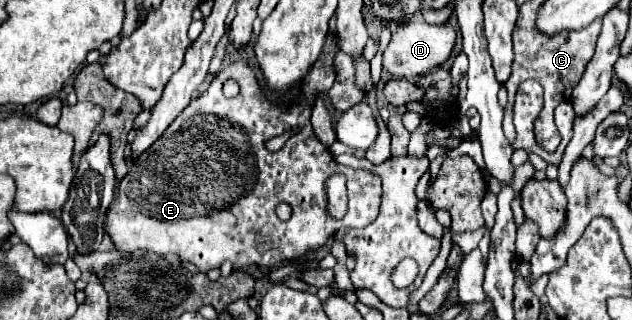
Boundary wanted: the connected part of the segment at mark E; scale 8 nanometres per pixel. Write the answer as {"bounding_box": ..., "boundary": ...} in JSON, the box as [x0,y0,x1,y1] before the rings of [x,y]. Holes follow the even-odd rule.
{"bounding_box":[105,62,383,272],"boundary":[[[235,62],[223,68],[213,82],[175,118],[167,132],[131,162],[127,176],[121,178],[117,198],[105,216],[105,236],[109,236],[113,250],[123,254],[135,254],[139,250],[153,254],[177,254],[183,262],[191,262],[201,272],[219,268],[225,260],[229,260],[235,268],[243,268],[247,264],[275,266],[283,260],[301,258],[307,252],[321,248],[339,228],[369,226],[379,212],[383,194],[381,178],[369,170],[355,170],[337,164],[329,148],[317,142],[309,116],[309,102],[277,108],[265,100],[253,70],[245,62]],[[229,78],[233,78],[241,90],[233,98],[223,94],[223,84]],[[289,130],[295,130],[295,134],[289,136],[281,150],[271,152],[267,142]],[[331,174],[347,176],[349,210],[343,220],[333,220],[325,212],[327,198],[323,184]],[[279,202],[289,202],[293,206],[293,216],[287,222],[281,222],[275,214],[275,206]]]}

